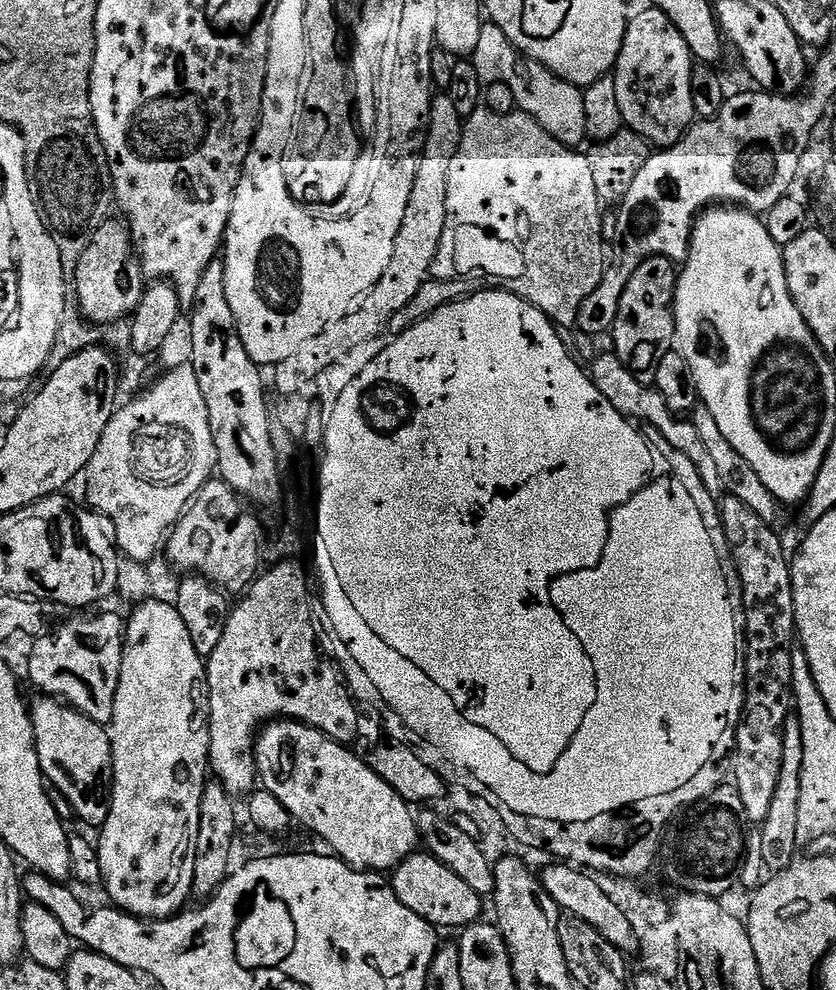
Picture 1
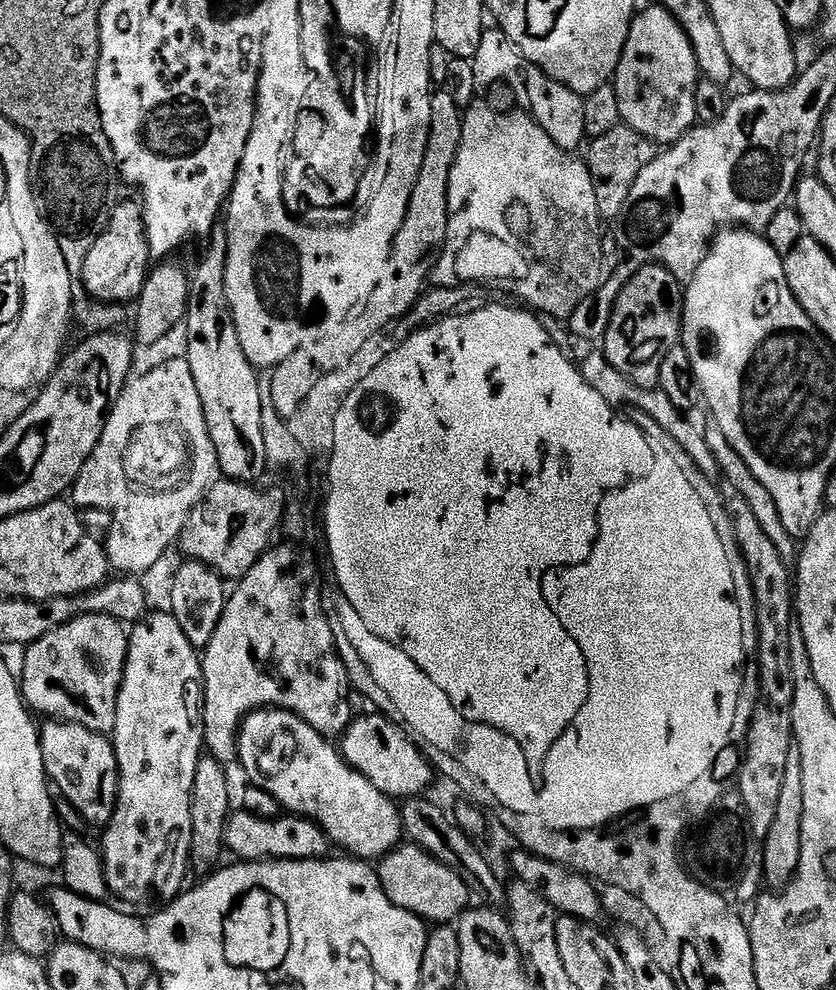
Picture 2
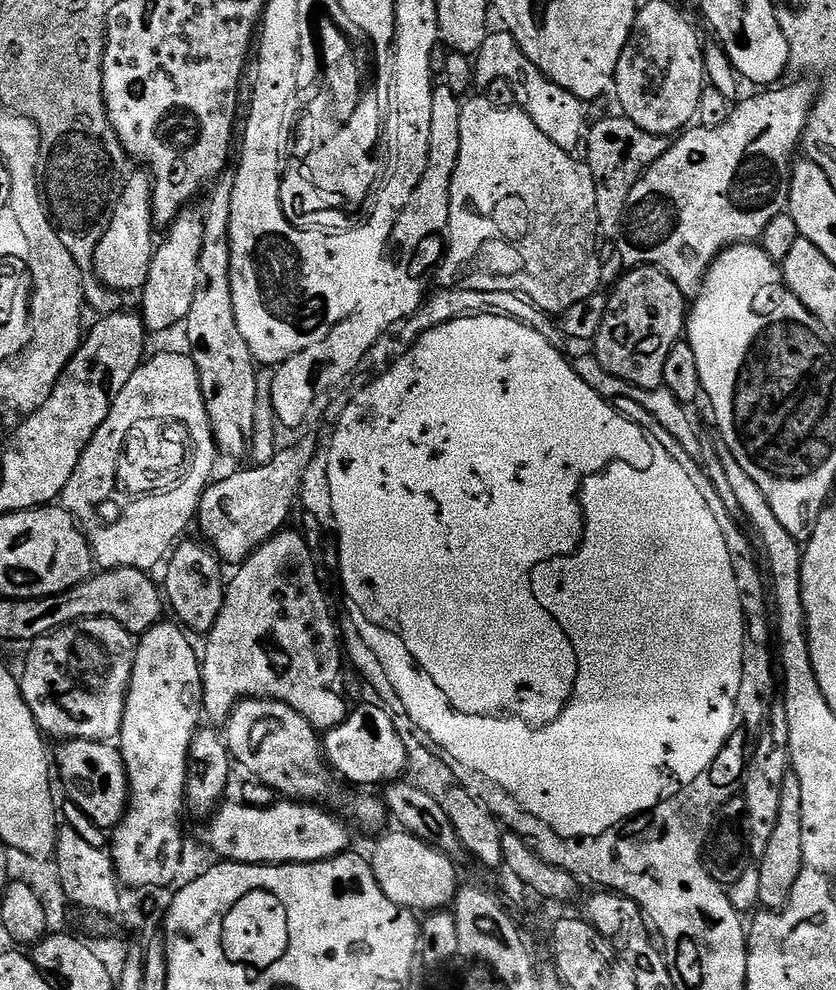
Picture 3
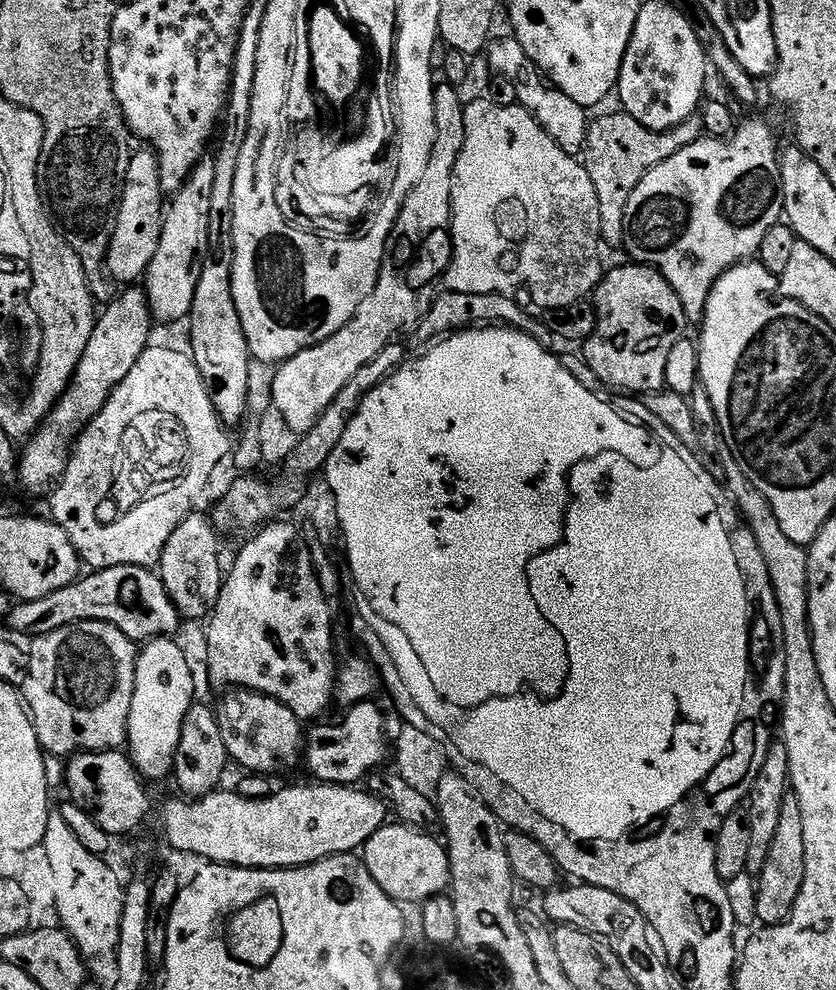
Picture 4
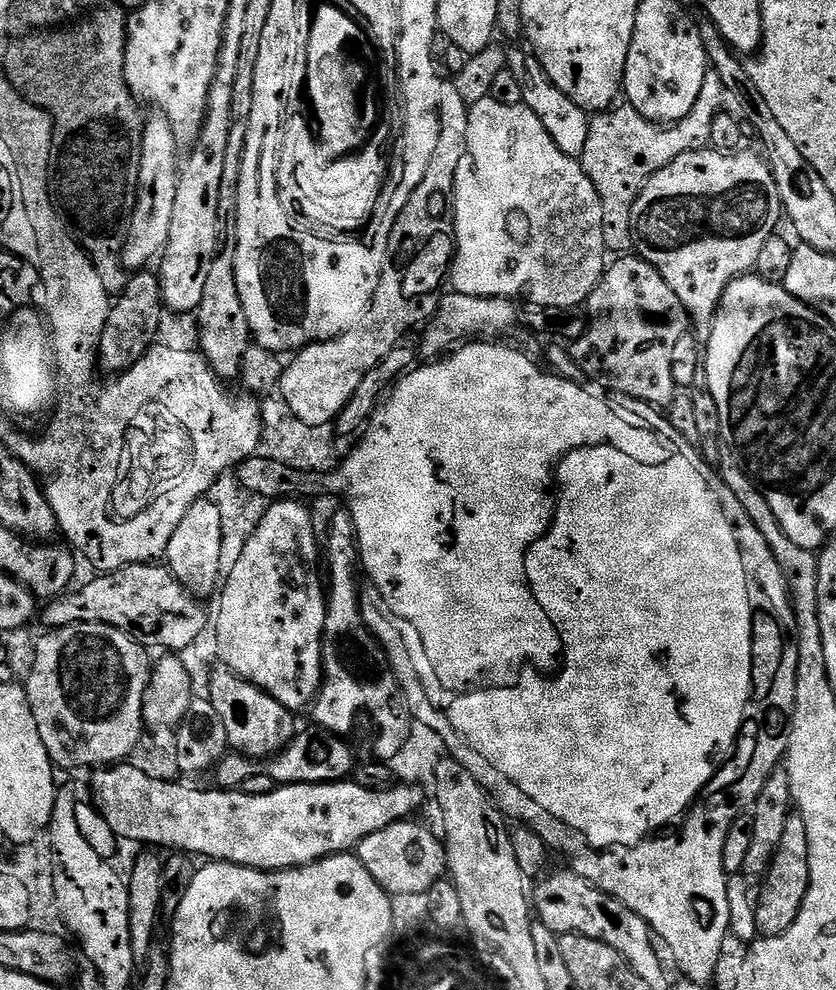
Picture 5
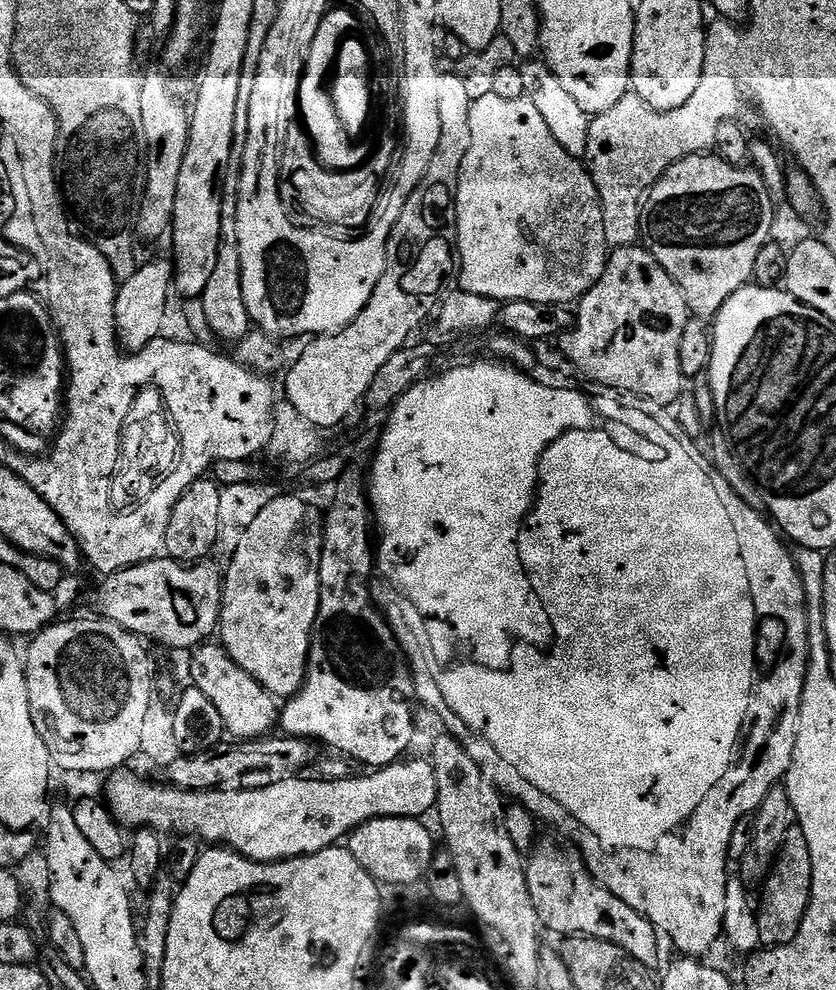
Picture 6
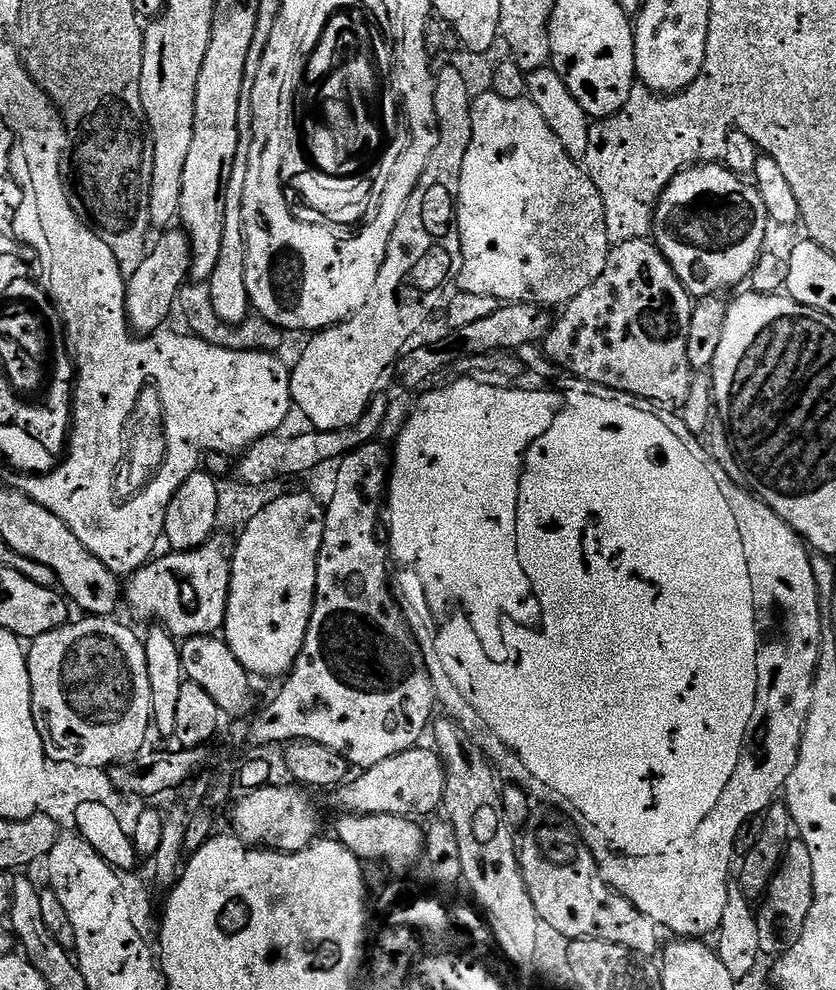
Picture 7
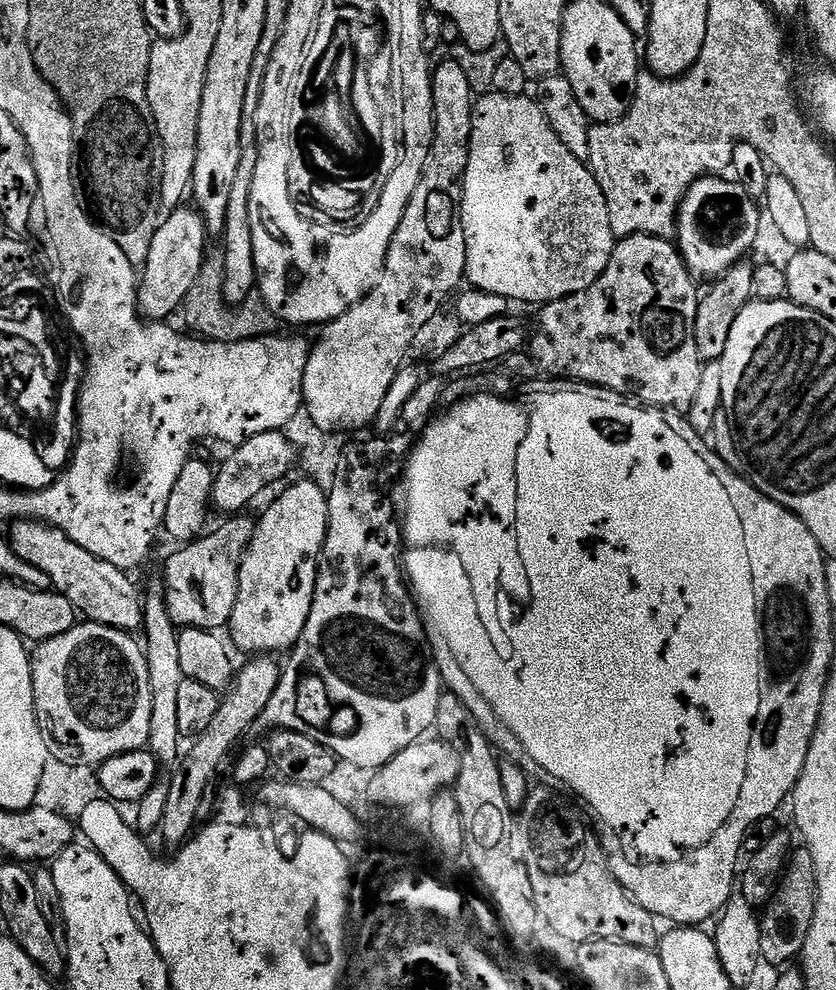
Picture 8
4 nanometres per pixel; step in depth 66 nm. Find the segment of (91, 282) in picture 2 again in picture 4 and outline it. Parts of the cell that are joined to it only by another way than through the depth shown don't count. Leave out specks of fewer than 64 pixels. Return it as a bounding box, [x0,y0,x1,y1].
[107,151,166,286]

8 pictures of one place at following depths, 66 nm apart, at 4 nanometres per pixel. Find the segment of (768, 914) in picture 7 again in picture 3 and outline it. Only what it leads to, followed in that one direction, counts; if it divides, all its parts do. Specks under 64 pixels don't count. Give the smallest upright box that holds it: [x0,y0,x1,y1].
[758,770,802,910]

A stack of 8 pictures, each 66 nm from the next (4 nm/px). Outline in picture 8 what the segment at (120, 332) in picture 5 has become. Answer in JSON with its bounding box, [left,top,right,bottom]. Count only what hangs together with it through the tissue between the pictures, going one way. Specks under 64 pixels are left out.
[136,206,206,322]

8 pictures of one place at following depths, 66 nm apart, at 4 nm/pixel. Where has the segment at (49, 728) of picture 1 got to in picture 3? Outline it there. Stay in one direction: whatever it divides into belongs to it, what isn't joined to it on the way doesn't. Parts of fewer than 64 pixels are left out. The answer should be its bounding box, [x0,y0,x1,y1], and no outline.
[54,740,128,830]

